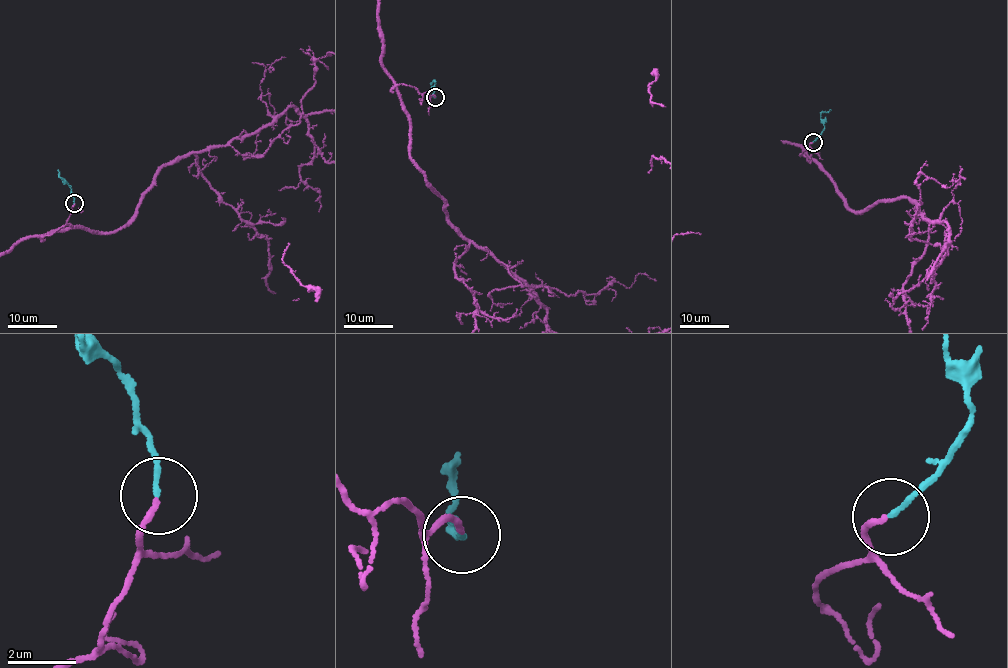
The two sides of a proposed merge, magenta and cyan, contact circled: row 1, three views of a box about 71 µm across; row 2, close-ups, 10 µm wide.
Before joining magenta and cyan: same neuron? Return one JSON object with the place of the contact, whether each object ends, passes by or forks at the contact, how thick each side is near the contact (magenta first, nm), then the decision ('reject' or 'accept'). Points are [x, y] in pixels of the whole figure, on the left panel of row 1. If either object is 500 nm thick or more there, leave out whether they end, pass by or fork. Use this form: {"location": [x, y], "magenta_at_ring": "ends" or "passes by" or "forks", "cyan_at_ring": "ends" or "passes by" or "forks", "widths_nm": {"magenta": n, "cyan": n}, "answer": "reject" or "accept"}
{"location": [74, 203], "magenta_at_ring": "ends", "cyan_at_ring": "ends", "widths_nm": {"magenta": 150, "cyan": 160}, "answer": "accept"}

